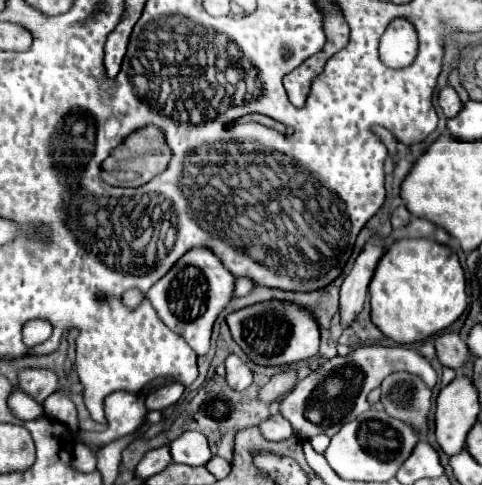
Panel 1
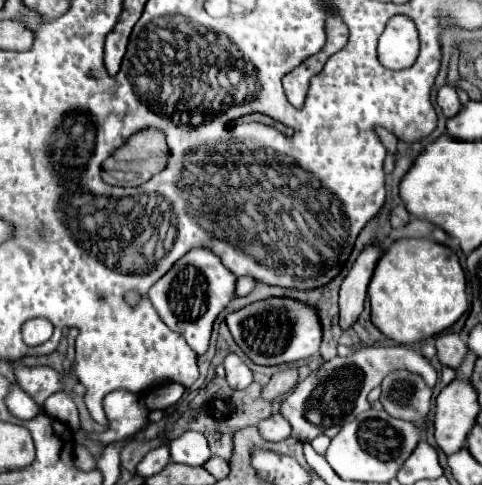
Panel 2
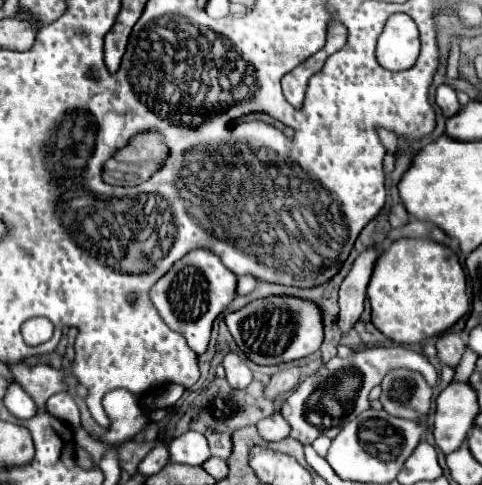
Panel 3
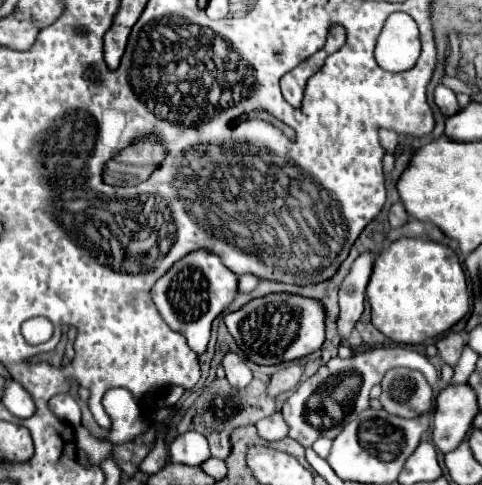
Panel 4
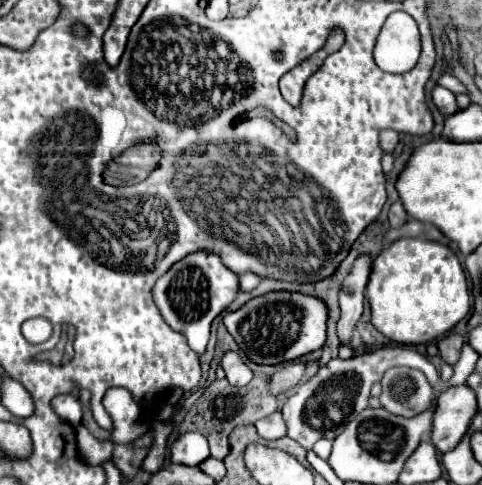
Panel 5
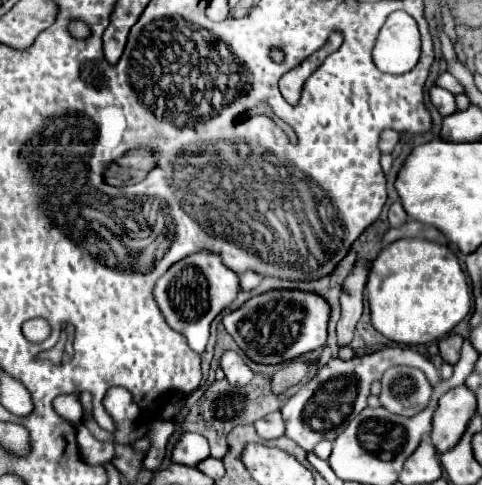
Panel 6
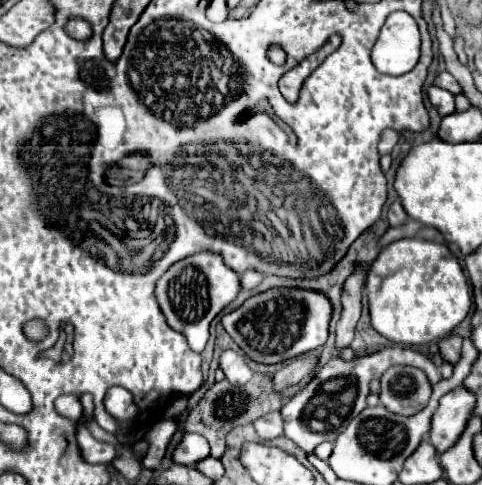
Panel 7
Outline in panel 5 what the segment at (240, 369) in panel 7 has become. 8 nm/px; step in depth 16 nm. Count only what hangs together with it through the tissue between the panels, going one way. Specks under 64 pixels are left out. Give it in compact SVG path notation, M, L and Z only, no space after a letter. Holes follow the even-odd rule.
M226 352L222 356L222 362L220 366L224 368L226 372L226 380L232 384L232 386L246 386L250 380L252 380L252 370L246 366L246 362L236 354L236 352Z

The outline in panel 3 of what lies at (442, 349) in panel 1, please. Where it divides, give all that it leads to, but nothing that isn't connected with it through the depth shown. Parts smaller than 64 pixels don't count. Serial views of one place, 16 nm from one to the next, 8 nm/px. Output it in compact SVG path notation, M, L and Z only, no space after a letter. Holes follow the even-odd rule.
M446 332L444 336L438 338L436 348L438 348L440 360L442 360L444 364L448 364L448 366L454 368L454 366L458 364L458 360L460 360L462 352L464 352L464 340L462 340L462 336L456 334L456 332Z

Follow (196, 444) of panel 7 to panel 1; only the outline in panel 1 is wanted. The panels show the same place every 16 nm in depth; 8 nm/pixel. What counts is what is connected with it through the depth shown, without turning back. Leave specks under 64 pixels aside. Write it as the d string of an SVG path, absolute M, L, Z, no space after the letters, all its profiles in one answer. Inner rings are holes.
M184 432L180 438L172 440L170 454L172 454L172 462L188 464L188 466L202 466L212 458L208 440L200 432Z

